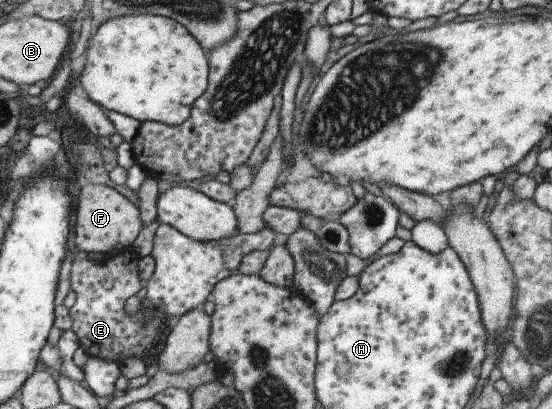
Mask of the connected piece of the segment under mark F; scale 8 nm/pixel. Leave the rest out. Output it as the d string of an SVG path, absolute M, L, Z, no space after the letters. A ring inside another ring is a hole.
M87 184L79 189L75 209L75 227L73 239L76 249L93 253L113 254L120 248L129 247L141 229L139 211L127 198L102 184Z

